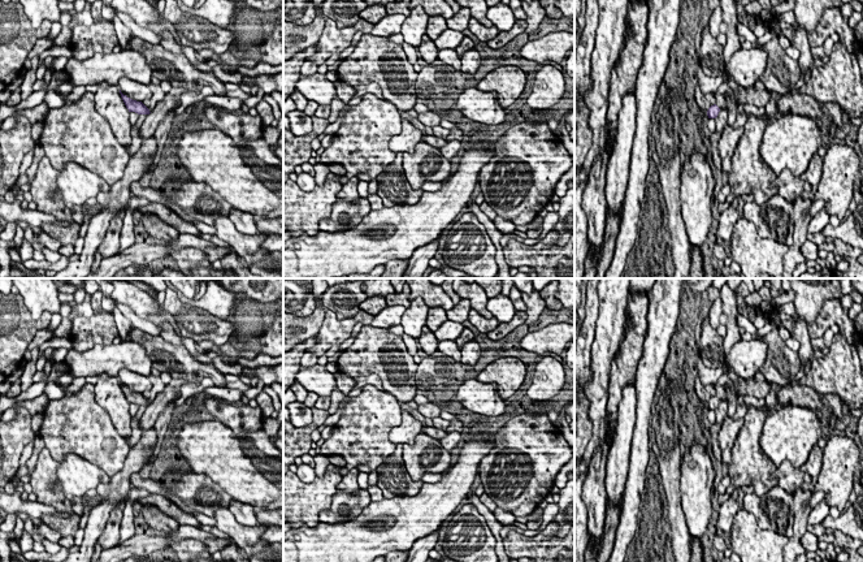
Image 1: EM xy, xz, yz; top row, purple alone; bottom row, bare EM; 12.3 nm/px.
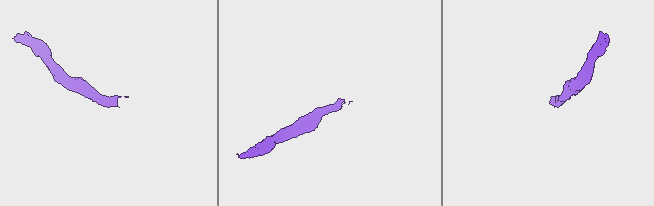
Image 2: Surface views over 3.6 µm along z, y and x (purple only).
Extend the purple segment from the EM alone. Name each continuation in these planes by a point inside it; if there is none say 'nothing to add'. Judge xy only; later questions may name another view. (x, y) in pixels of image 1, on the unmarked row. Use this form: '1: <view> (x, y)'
nothing to add

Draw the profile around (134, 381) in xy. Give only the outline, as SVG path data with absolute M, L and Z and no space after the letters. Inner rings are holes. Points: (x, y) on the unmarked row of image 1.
M123 368L118 372L117 377L123 386L133 392L143 394L146 390L152 389L152 382L149 381L148 376L143 376Z

